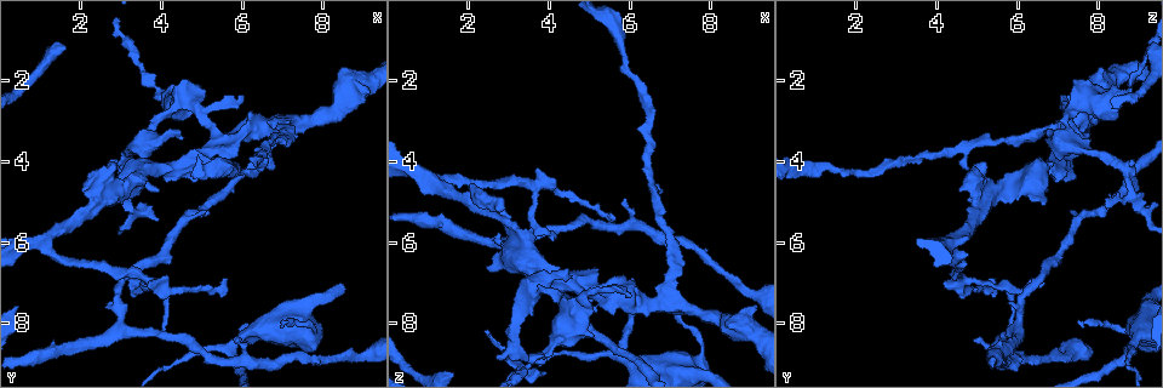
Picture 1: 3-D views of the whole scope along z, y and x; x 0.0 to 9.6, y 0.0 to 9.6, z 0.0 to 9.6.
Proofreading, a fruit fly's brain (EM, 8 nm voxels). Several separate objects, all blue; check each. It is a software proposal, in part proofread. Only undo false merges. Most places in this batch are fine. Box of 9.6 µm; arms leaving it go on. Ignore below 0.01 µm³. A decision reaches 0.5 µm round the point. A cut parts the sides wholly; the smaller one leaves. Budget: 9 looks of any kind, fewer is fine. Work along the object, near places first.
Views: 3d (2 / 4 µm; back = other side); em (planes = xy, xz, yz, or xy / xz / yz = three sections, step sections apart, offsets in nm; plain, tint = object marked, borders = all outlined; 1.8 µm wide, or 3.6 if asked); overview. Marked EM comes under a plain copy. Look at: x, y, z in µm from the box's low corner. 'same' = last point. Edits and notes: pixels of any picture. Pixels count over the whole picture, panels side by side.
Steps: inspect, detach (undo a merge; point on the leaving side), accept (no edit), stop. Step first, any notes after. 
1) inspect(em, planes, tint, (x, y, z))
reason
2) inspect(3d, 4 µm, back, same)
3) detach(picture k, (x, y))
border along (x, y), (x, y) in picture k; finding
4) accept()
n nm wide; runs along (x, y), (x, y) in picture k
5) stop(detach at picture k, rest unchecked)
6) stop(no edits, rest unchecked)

inspect(em, planes, tint, (1.25, 5.85, 4.50))

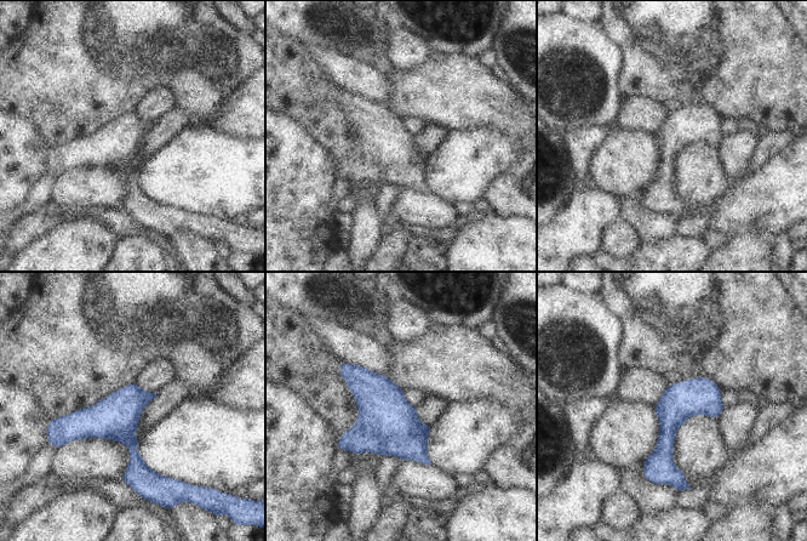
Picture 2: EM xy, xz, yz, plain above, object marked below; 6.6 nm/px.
accept()
240 nm wide; runs along (708, 381), (670, 419), (667, 480) in picture 2; one neuron here

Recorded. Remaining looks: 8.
inspect(em, xz, step 16, borders, (3.55, 6.80, 4.60))
three arms meet

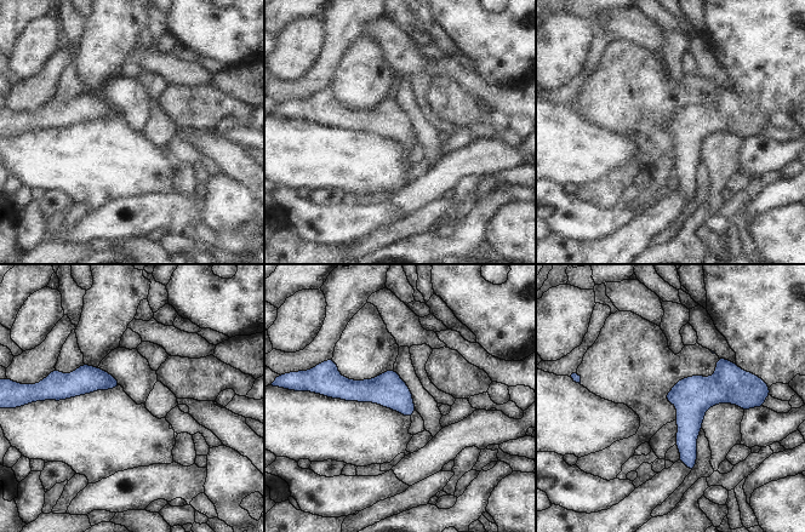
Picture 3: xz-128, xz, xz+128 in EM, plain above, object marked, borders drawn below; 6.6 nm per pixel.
accept()
one neuron here

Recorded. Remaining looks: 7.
inspect(em, xz, step 8, tint, (5.70, 4.15, 1.00))
calibre changes

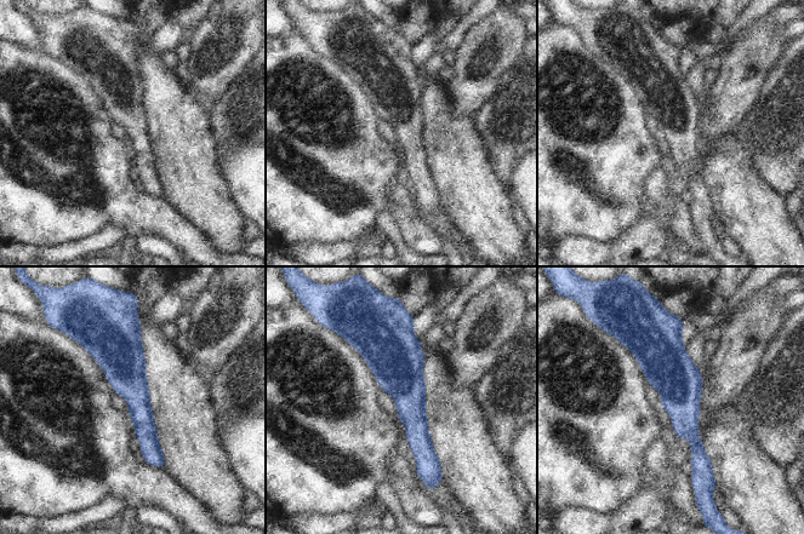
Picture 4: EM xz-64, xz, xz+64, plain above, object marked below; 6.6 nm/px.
accept()
runs along (395, 329), (420, 472) in picture 4; continuous, no second neuron

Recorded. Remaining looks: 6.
inspect(em, planes, tint, (2.65, 4.90, 5.30))
sharp bend

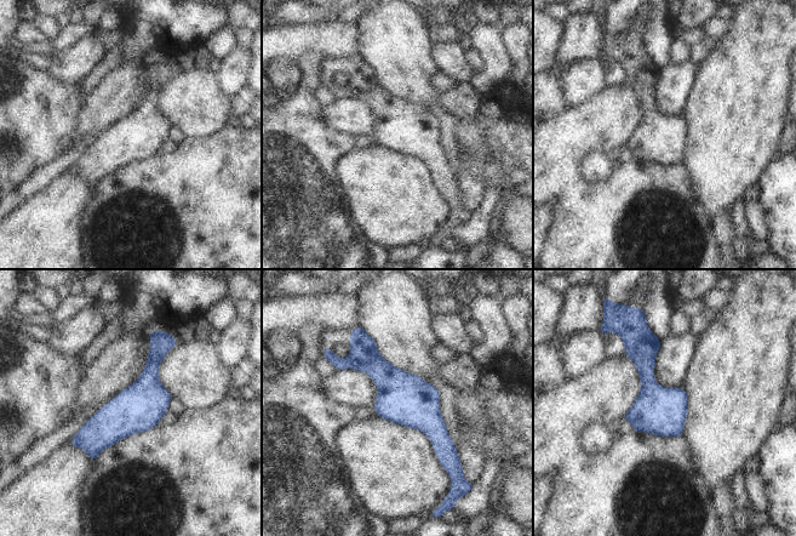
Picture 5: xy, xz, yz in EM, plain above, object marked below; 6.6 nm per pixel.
accept()
320 nm wide; runs along (360, 343), (431, 423), (444, 461) in picture 5; one neuron here

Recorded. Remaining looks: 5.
stop(no edits, rest unchecked)

